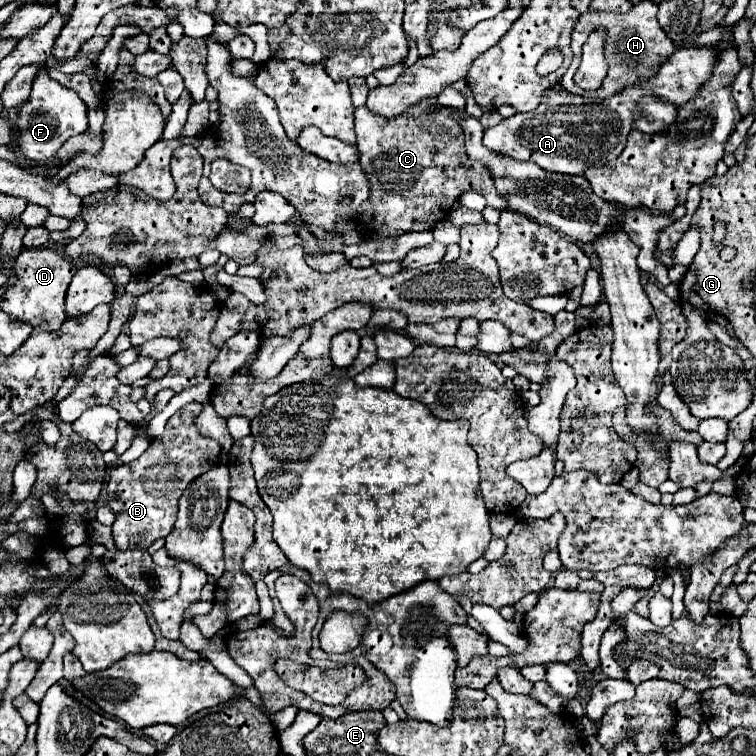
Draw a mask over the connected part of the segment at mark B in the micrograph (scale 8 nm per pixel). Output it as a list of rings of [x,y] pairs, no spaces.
[[[193,402],[183,406],[173,418],[169,418],[165,432],[159,440],[153,440],[149,448],[131,464],[121,464],[113,468],[107,482],[107,502],[115,512],[113,540],[119,550],[129,550],[139,546],[143,540],[143,550],[147,550],[155,540],[165,538],[177,520],[177,502],[183,490],[219,462],[219,444],[213,438],[201,436],[195,428],[195,420],[203,406]]]

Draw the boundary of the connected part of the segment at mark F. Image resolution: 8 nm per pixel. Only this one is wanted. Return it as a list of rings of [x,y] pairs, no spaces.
[[[45,70],[37,74],[37,80],[33,82],[33,92],[29,100],[21,106],[19,118],[15,122],[15,132],[17,132],[17,146],[23,152],[25,160],[29,166],[45,166],[59,148],[75,134],[83,134],[89,128],[87,120],[87,106],[83,100],[79,100],[77,92],[57,84],[55,80],[49,78]]]

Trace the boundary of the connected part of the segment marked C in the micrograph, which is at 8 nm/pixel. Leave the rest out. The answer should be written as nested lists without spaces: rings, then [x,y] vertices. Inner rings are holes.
[[[437,96],[419,100],[403,114],[395,118],[383,118],[371,112],[367,106],[355,108],[355,132],[357,132],[357,150],[359,150],[359,166],[369,180],[369,198],[357,208],[357,222],[369,232],[371,240],[385,240],[387,236],[401,236],[403,232],[425,232],[433,230],[439,220],[445,220],[451,212],[453,202],[467,190],[475,190],[489,200],[489,206],[497,210],[505,210],[505,198],[497,194],[493,184],[493,176],[489,168],[471,160],[465,152],[465,134],[459,118],[467,118],[465,112],[449,112],[449,108],[437,102]]]

